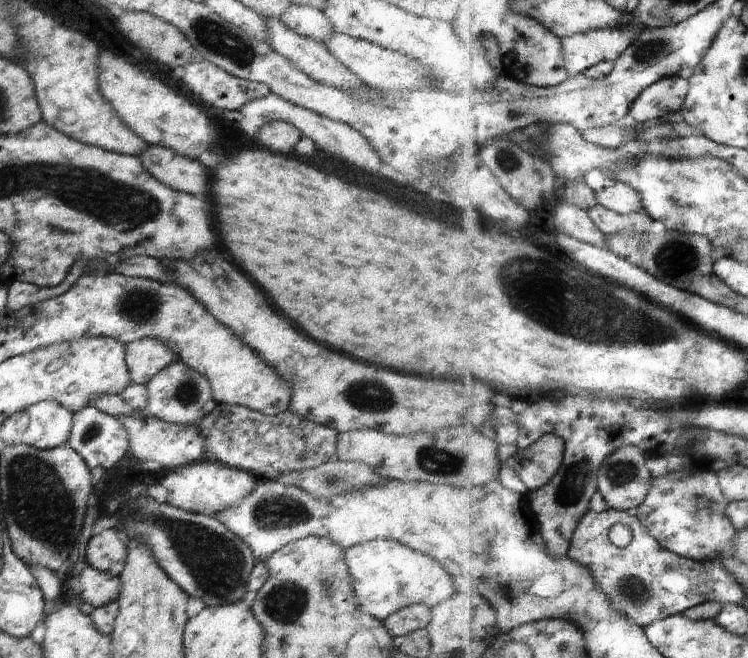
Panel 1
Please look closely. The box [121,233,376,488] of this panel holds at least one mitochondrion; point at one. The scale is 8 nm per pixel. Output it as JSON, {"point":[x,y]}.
{"point":[186,394]}

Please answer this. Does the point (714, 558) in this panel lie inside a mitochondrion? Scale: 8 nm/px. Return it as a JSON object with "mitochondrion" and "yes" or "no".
{"mitochondrion":"no"}

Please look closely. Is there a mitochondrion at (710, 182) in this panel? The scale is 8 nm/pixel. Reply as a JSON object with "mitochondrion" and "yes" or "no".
{"mitochondrion":"no"}

